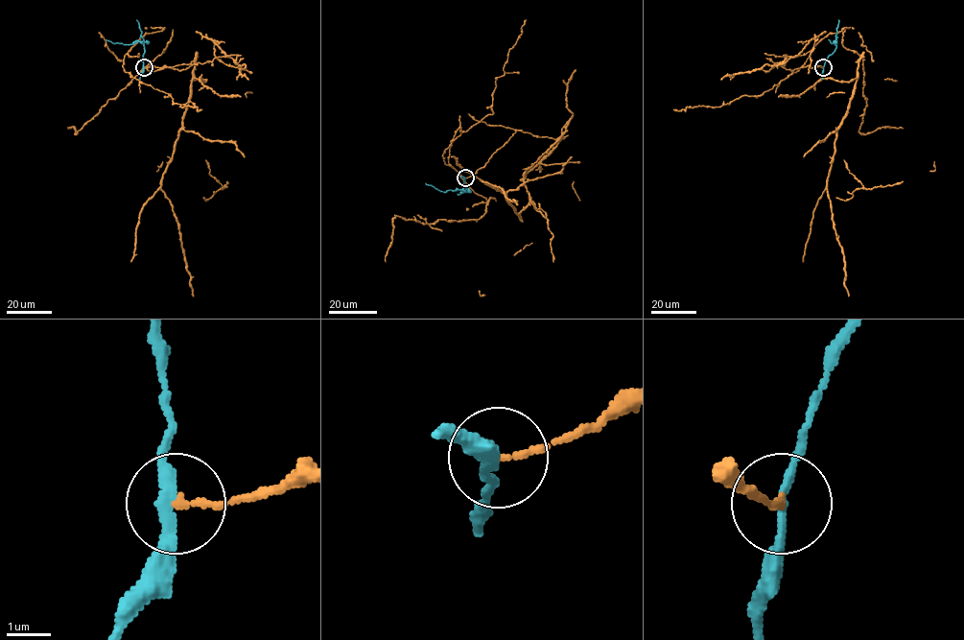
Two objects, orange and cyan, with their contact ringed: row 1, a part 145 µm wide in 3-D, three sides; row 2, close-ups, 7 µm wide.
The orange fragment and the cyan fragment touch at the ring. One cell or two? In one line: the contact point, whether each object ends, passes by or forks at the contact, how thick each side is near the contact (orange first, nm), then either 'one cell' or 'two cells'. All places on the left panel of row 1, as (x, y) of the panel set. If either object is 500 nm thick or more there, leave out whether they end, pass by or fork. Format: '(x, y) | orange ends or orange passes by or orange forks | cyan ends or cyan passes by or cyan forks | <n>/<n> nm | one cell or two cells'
(144, 67) | orange ends | cyan passes by | 140/240 nm | two cells

